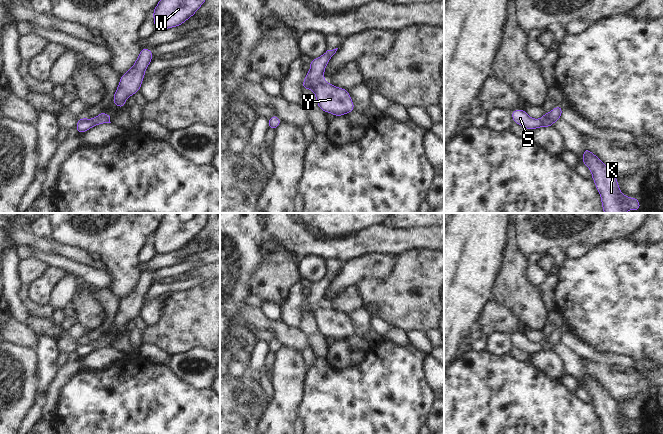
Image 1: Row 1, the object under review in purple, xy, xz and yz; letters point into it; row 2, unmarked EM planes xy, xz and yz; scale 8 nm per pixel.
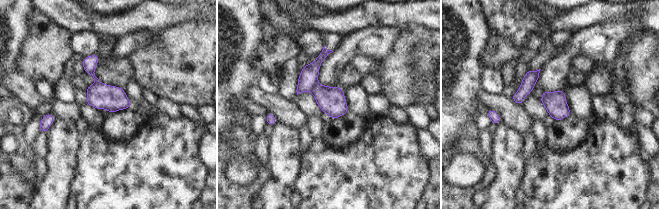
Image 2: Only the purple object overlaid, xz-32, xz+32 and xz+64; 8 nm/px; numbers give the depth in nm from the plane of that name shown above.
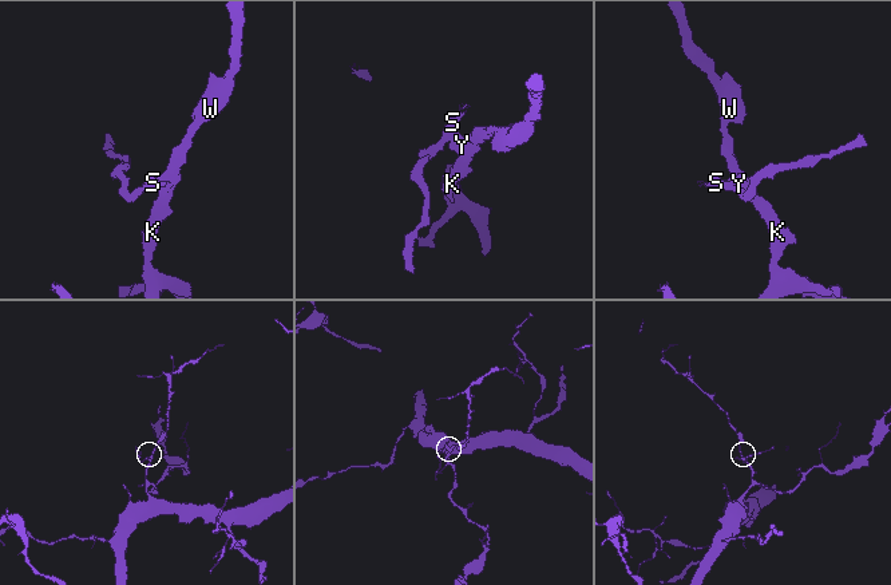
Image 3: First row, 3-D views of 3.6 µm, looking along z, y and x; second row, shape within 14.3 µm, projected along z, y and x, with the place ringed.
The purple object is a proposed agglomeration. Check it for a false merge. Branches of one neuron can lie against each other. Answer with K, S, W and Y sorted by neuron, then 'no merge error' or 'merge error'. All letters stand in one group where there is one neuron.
K W Y / S | merge error

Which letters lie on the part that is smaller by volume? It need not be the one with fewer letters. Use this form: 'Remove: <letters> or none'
Remove: S

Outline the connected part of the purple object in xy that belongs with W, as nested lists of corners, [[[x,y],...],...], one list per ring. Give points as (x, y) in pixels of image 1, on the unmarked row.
[[[165,213],[153,233],[156,255],[178,251],[185,247],[204,228],[208,213],[196,213],[191,219],[181,221],[178,213]]]

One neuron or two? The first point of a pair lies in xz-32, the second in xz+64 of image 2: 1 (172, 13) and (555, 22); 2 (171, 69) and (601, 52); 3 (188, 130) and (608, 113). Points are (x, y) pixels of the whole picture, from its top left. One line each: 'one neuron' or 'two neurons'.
1: one neuron
2: two neurons
3: two neurons

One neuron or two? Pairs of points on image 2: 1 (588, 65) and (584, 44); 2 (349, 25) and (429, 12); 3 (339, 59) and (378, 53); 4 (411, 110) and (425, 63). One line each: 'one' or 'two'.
1: two
2: one
3: one
4: two

